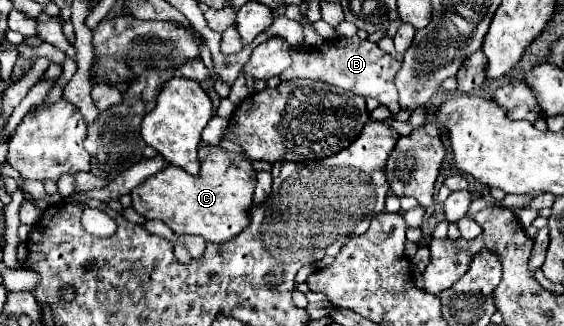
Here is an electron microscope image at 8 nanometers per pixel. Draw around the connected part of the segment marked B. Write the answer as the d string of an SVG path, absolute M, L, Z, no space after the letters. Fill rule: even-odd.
M338 36L338 38L326 40L320 48L312 48L312 46L290 48L290 54L292 54L292 66L278 76L280 82L294 80L294 78L322 80L322 82L328 82L342 90L360 94L364 98L368 98L368 96L376 98L380 104L386 104L390 108L390 112L400 110L394 76L402 64L392 54L378 48L376 42L360 40L358 36L352 36L352 38Z

